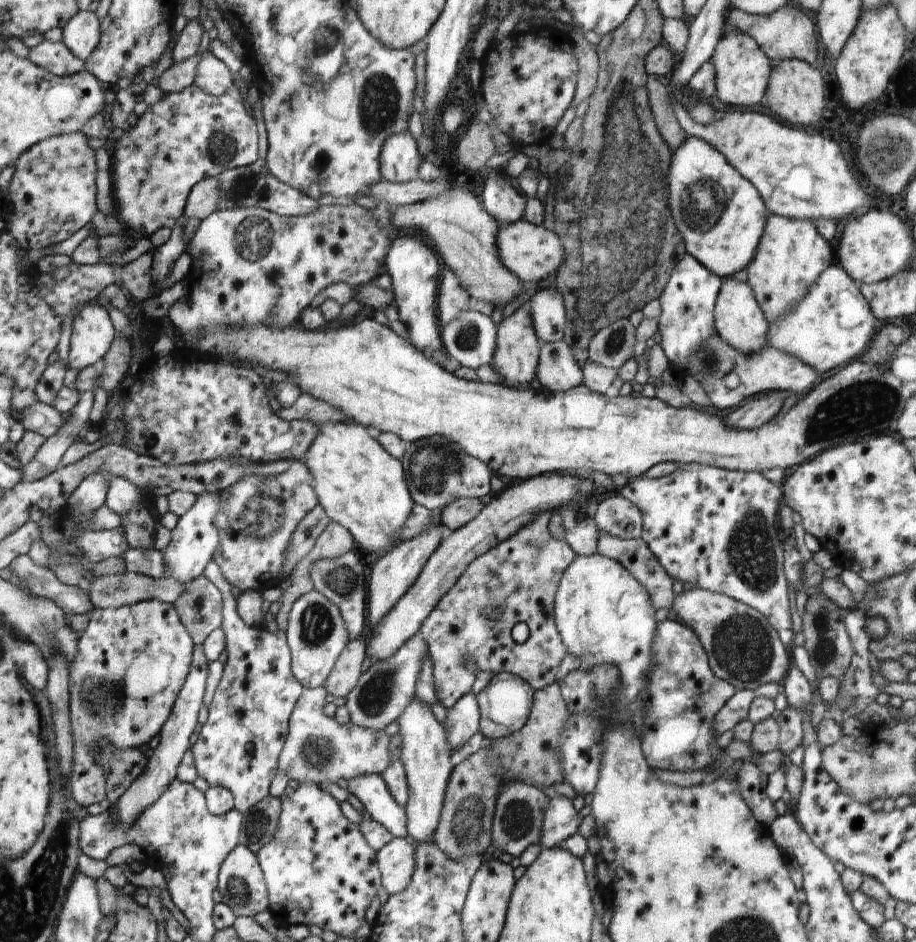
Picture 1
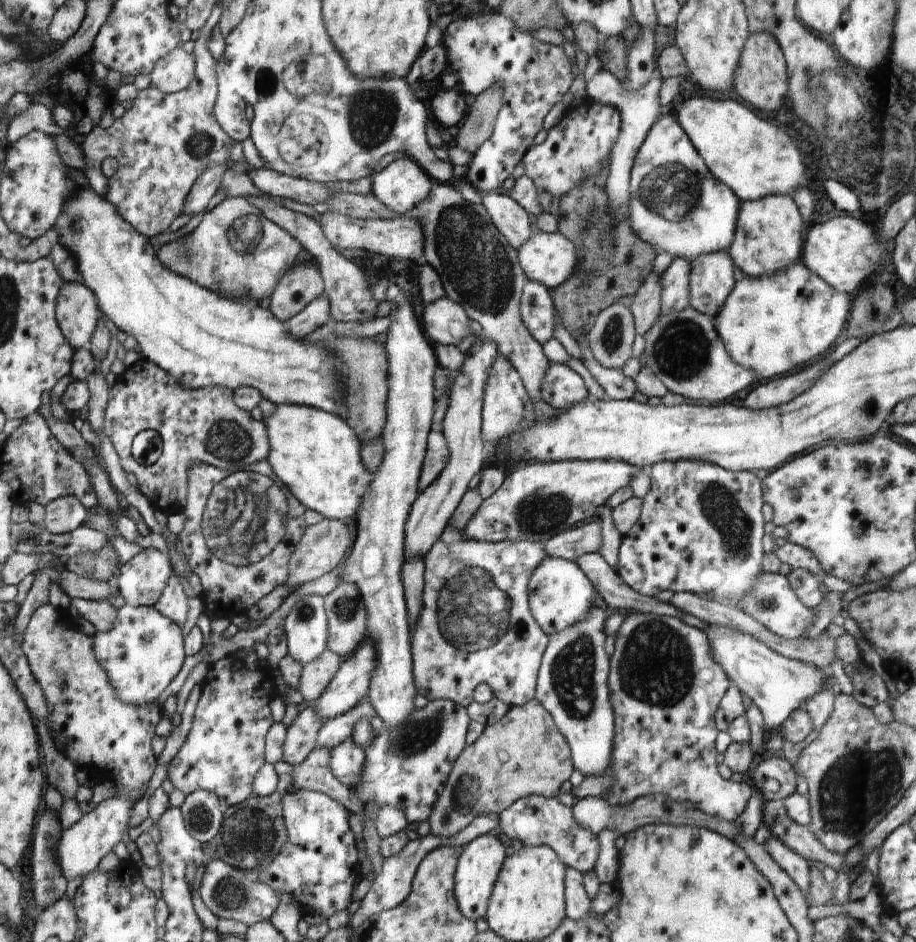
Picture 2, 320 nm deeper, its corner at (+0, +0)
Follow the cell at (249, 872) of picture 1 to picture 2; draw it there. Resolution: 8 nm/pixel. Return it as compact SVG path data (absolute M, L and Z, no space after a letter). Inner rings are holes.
M212 858L205 866L199 881L199 895L216 918L230 918L246 925L268 921L278 910L281 894L273 887L254 882L256 872L237 869L218 858Z

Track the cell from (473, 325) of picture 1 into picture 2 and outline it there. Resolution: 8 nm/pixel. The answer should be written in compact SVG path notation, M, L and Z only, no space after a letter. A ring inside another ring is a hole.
M446 296L424 305L420 310L420 317L426 334L435 343L456 346L470 335L470 318L465 308Z

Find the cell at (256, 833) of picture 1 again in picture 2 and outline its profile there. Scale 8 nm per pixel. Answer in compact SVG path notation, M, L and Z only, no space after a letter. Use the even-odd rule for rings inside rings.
M282 760L274 764L278 775L276 790L265 797L250 796L240 806L224 807L218 834L213 838L216 858L245 871L260 872L282 850L287 841L287 828L283 819L282 797L291 789L293 766Z

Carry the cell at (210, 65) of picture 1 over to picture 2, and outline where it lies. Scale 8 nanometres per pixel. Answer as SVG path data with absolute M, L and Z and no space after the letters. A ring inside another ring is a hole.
M180 46L172 49L165 57L158 60L156 68L149 74L151 85L164 94L184 90L193 82L195 60L193 54L185 52Z

